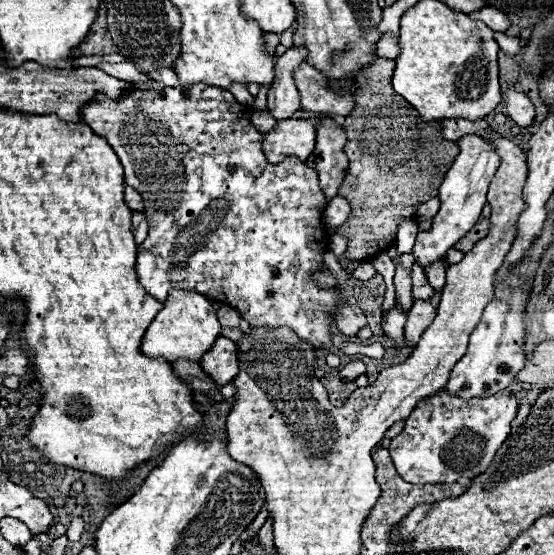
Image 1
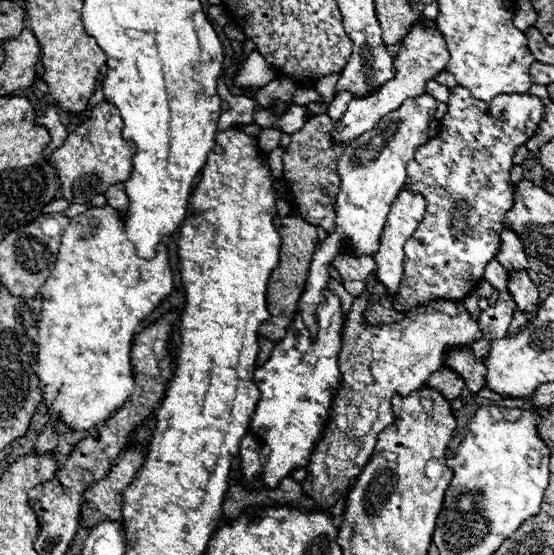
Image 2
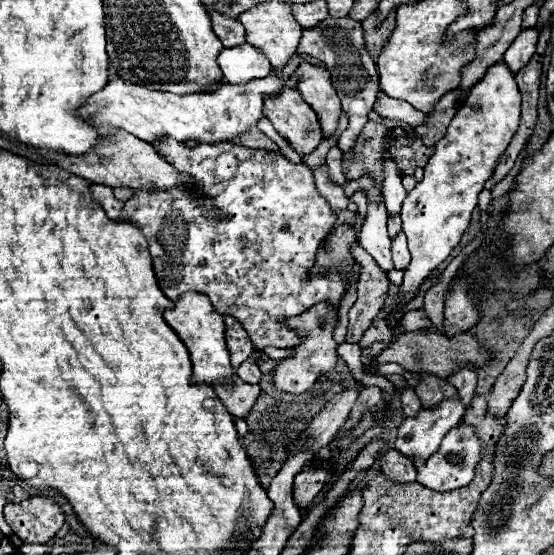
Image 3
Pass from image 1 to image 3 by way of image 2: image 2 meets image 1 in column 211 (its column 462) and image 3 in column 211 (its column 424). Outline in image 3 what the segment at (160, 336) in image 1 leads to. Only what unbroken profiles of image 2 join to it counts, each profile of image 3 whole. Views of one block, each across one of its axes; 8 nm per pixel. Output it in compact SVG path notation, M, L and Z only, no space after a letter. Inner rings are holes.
M194 291L185 292L172 310L164 312L164 320L188 348L194 382L204 382L204 384L226 382L234 374L234 368L230 366L228 348L224 342L224 316L220 316L214 310L208 296Z

